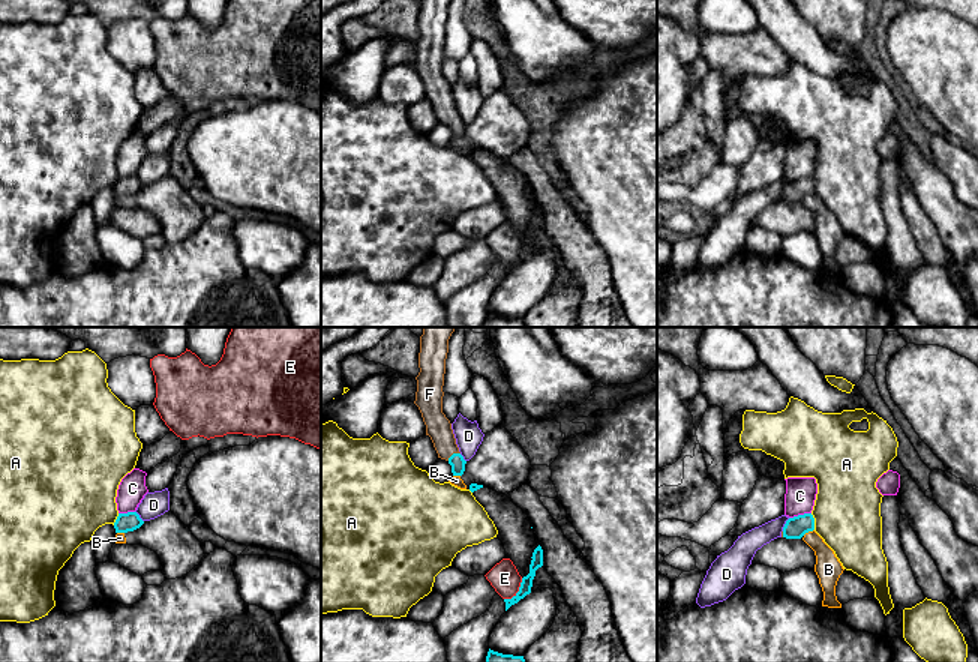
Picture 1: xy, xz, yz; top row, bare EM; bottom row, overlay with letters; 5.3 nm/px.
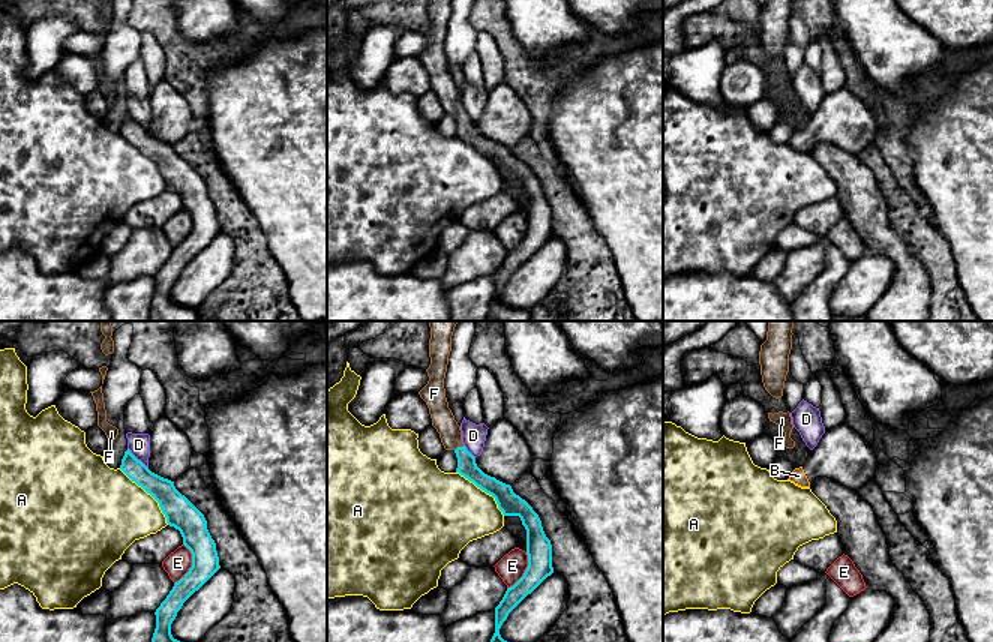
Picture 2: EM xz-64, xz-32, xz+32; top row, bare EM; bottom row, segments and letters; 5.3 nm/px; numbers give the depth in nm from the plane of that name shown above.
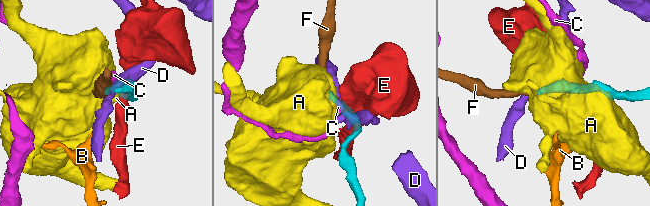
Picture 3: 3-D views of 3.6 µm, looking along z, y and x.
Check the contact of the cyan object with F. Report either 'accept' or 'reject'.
accept

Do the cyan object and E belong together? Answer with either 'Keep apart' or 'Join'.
Keep apart

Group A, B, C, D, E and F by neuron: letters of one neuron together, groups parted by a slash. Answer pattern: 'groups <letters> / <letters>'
groups A / B / C / D / E / F

